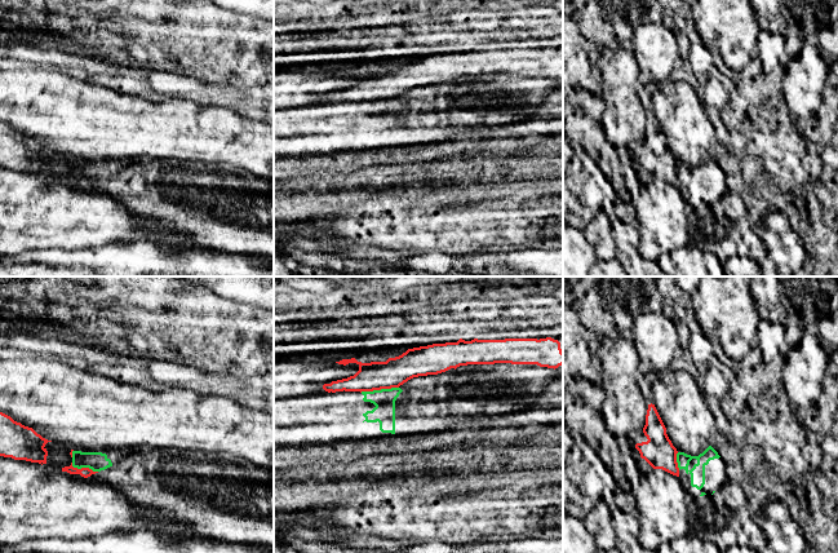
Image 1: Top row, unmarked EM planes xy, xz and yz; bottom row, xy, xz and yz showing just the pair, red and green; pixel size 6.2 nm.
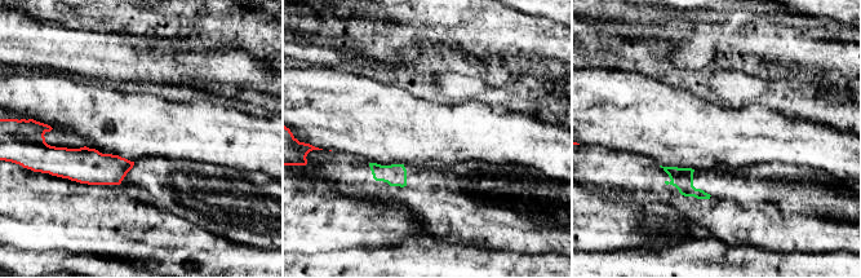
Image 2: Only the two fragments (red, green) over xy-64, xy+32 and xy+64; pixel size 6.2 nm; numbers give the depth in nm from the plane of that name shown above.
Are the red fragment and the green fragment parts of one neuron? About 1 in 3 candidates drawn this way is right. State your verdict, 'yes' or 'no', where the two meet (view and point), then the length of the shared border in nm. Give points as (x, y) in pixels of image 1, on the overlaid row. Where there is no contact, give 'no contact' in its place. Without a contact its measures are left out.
no; meets red in xz at (378, 389); contact 240 nm long

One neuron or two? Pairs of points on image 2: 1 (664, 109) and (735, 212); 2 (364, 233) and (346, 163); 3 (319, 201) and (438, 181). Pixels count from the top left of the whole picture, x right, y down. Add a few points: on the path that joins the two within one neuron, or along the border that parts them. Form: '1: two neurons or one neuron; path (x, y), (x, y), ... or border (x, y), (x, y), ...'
1: two neurons; border (675, 166), (696, 170), (715, 167), (736, 170)
2: two neurons; border (310, 176), (327, 179), (338, 188)
3: two neurons; border (310, 176), (327, 179), (338, 188)

